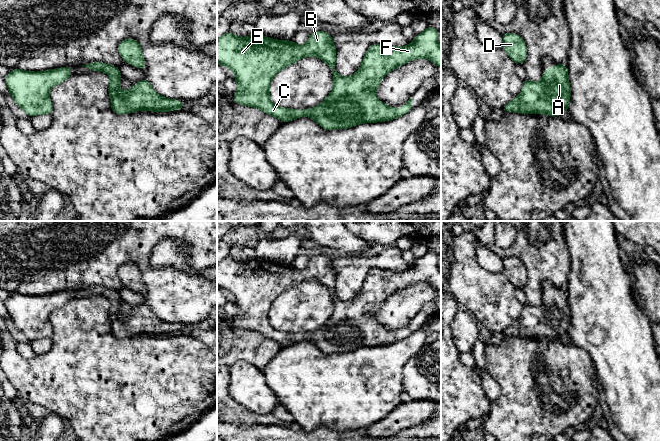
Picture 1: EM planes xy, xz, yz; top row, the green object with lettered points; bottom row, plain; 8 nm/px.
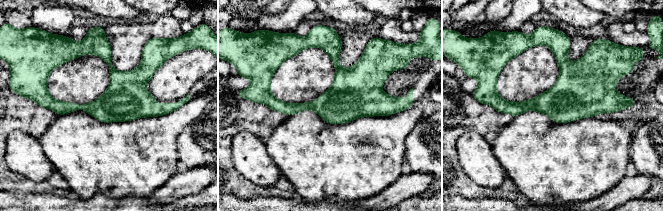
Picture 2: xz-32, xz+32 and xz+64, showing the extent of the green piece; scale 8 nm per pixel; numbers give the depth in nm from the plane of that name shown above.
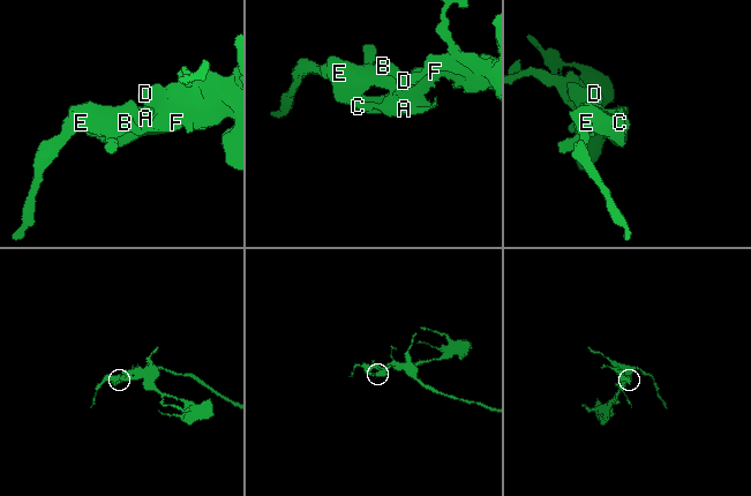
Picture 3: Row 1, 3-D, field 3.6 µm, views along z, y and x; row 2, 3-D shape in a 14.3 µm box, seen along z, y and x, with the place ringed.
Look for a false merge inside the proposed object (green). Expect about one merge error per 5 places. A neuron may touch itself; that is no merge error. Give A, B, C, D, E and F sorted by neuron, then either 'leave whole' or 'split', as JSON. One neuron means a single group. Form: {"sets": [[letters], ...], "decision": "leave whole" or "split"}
{"sets": [["A", "B", "C", "D", "E", "F"]], "decision": "leave whole"}

